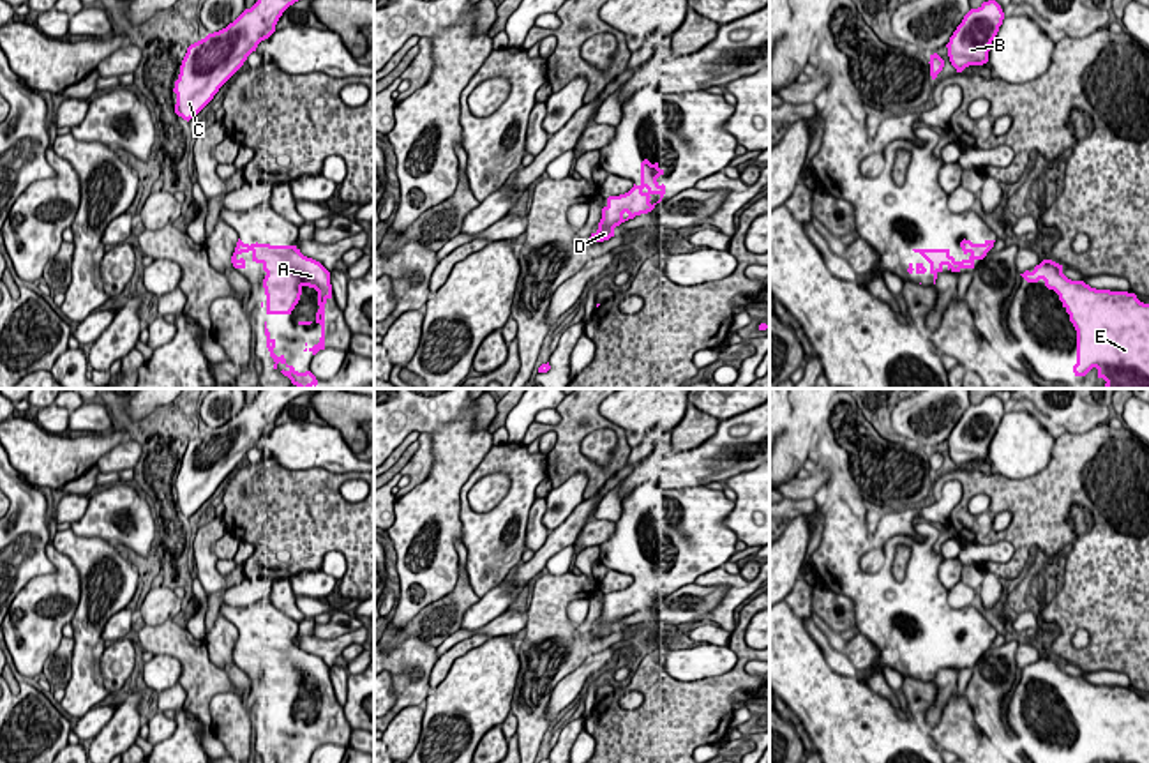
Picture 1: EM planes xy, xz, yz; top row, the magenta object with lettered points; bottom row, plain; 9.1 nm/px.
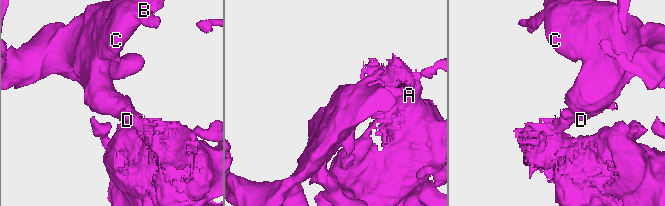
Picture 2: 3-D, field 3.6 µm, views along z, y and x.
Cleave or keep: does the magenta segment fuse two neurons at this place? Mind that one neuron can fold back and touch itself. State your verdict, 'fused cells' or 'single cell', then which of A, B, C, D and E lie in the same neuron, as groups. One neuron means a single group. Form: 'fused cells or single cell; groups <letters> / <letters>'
single cell; groups A B C D E

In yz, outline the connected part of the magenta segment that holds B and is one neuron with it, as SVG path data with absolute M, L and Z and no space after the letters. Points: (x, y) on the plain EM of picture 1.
M995 396L983 397L971 404L950 433L948 452L957 468L969 461L988 457L990 440L1003 420L1004 408Z

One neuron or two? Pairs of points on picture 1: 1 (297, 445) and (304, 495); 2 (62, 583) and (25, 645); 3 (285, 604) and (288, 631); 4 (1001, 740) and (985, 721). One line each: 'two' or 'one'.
1: two
2: one
3: two
4: one

